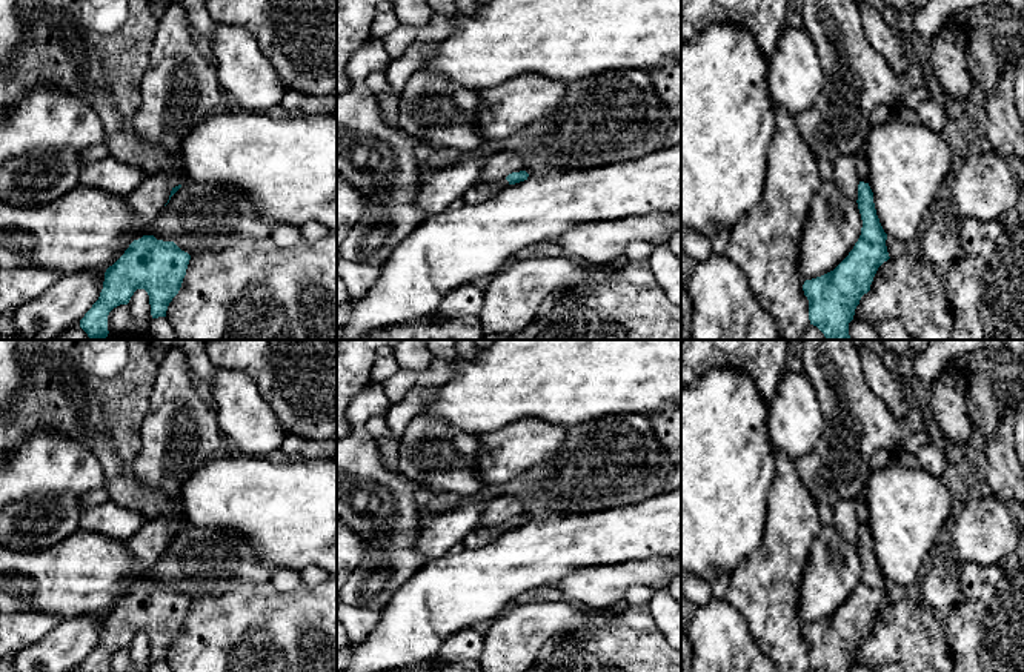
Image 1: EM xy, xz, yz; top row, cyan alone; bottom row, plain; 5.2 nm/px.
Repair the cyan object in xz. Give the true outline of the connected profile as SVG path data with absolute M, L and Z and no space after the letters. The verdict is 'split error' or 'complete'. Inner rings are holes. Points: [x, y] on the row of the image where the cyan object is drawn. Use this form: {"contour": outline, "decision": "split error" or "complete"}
{"contour": "M526 171L512 172L506 178L492 181L492 183L477 183L472 186L464 195L466 205L475 205L481 203L484 200L489 200L495 194L498 194L501 189L504 189L507 185L515 185L520 181L527 180L529 174Z", "decision": "split error"}

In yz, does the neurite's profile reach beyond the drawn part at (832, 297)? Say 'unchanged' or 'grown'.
grown

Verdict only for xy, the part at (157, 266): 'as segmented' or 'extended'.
as segmented

